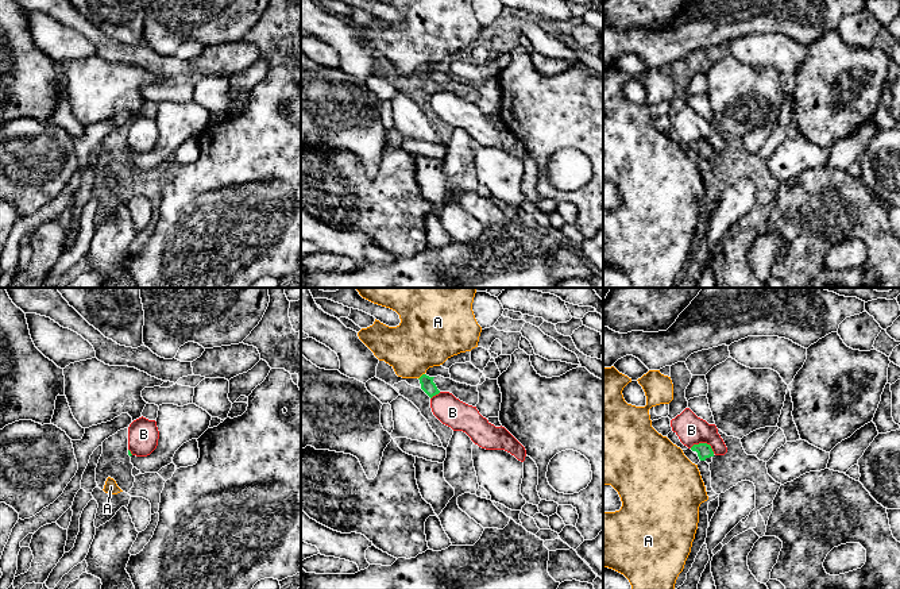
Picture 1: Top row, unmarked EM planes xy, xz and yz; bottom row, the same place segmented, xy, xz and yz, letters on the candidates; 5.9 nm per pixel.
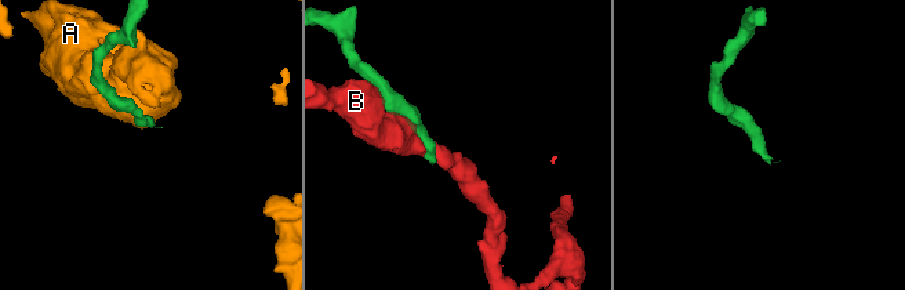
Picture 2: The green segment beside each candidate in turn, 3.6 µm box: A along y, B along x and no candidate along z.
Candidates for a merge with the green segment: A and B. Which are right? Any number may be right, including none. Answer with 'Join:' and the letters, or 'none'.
Join: none

